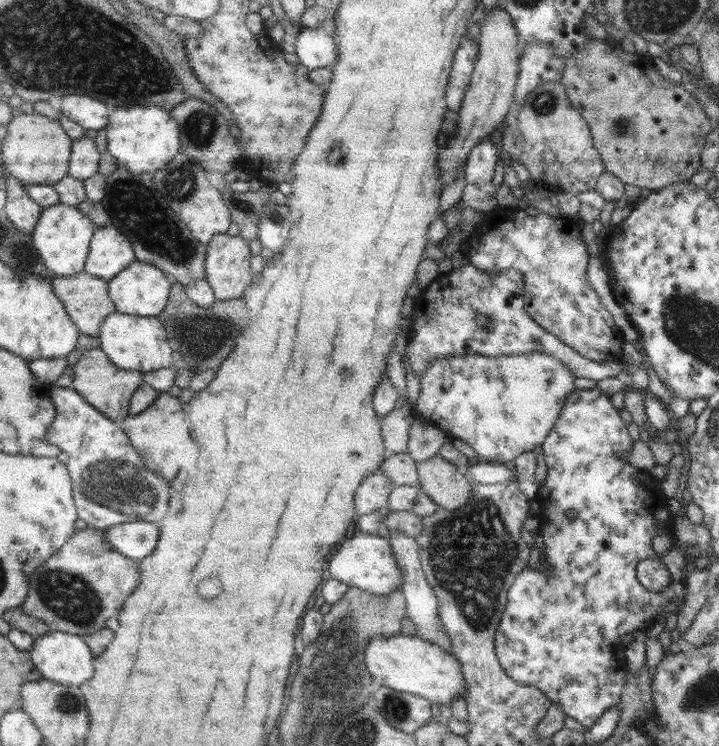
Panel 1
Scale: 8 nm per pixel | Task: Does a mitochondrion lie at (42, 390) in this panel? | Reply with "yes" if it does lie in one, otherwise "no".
no

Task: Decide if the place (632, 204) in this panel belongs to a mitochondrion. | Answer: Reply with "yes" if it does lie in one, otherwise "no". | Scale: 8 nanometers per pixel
no

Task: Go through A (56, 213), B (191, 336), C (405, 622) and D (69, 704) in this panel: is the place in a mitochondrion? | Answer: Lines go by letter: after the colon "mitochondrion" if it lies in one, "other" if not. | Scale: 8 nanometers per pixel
A: other
B: mitochondrion
C: other
D: mitochondrion

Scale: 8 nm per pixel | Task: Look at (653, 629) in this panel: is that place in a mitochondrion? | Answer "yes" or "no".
no

